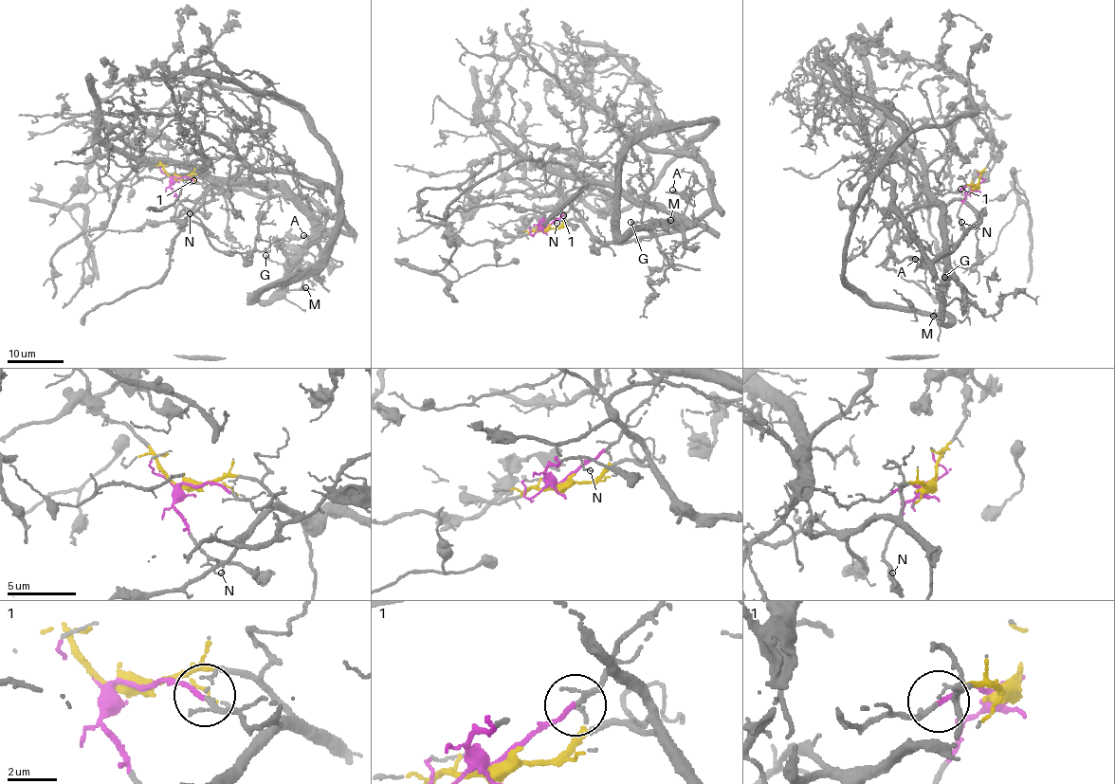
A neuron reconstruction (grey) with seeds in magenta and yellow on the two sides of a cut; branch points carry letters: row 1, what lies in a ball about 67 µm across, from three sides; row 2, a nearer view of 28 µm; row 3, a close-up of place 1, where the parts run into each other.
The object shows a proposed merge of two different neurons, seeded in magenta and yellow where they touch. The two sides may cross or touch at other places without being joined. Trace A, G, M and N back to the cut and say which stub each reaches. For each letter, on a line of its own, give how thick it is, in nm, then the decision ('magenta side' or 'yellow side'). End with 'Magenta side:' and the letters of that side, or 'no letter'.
A: 110 nm thick; yellow side
G: 140 nm thick; magenta side
M: 110 nm thick; magenta side
N: 100 nm thick; magenta side
Magenta side: G, M, N

